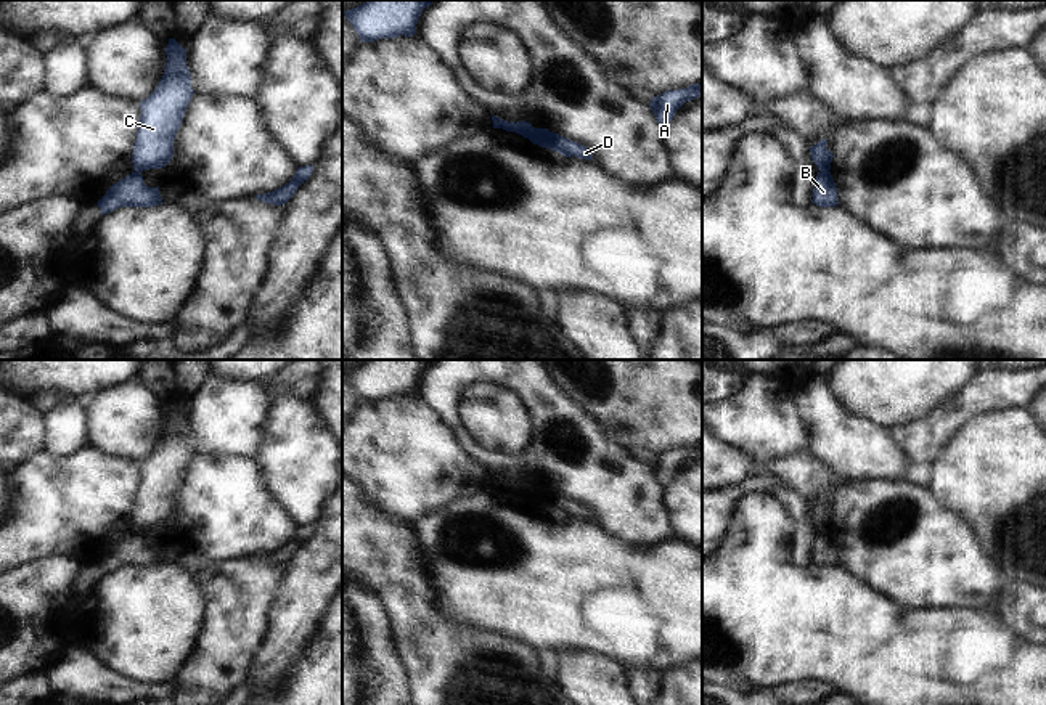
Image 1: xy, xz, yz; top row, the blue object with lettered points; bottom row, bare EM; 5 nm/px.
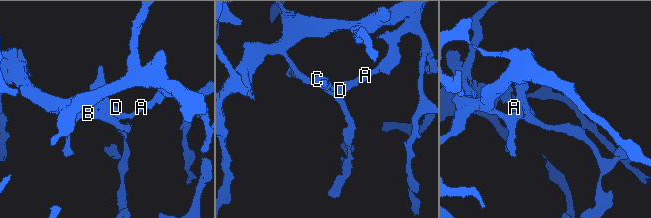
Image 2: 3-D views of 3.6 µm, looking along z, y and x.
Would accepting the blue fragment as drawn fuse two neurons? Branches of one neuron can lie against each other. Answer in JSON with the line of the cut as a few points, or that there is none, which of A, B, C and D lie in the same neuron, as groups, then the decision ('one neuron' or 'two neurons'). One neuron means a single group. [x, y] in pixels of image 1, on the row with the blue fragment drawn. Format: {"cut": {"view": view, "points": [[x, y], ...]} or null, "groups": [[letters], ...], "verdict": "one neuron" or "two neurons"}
{"cut": {"view": "yz", "points": [[820, 171], [828, 172]]}, "groups": [["A", "C", "D"], ["B"]], "verdict": "two neurons"}

